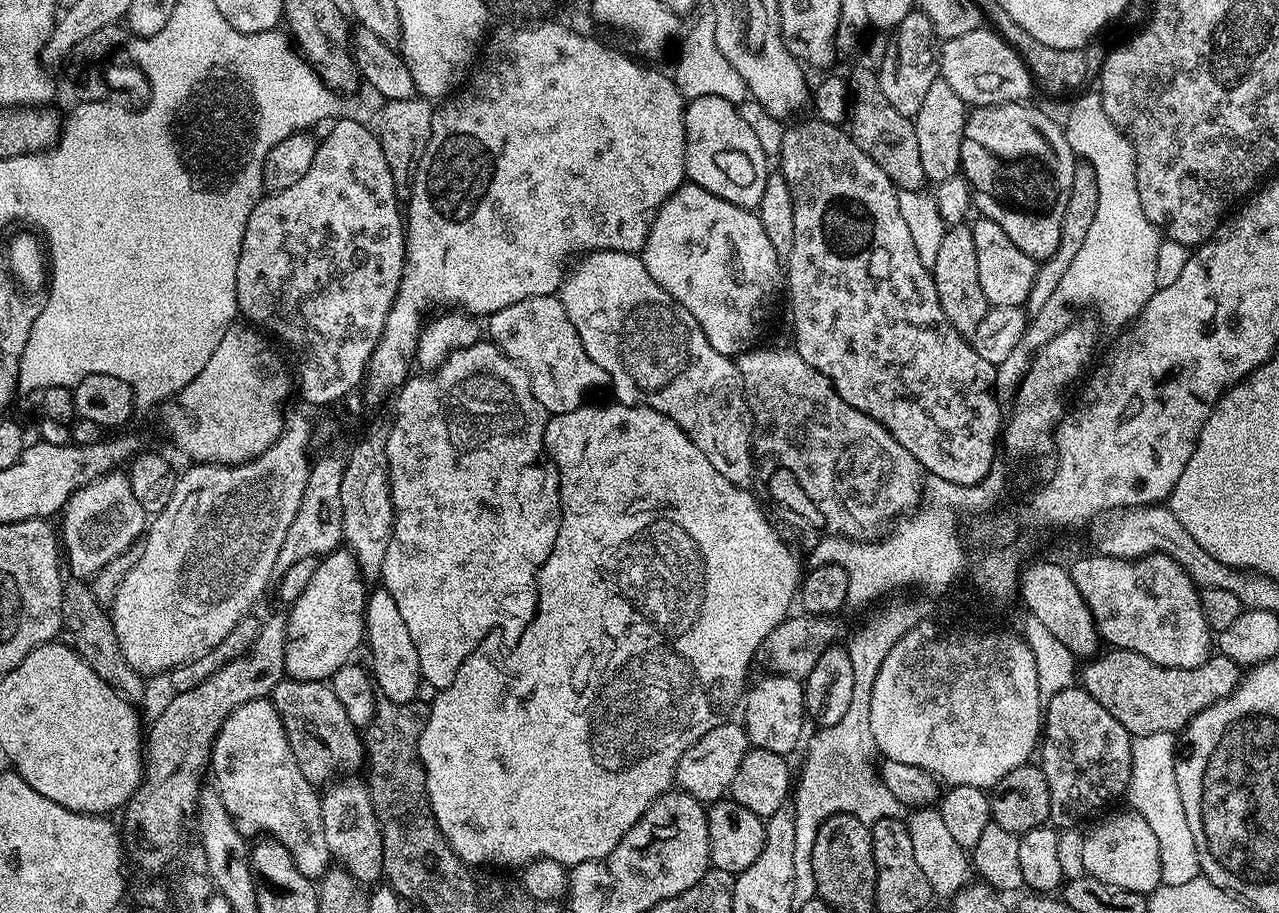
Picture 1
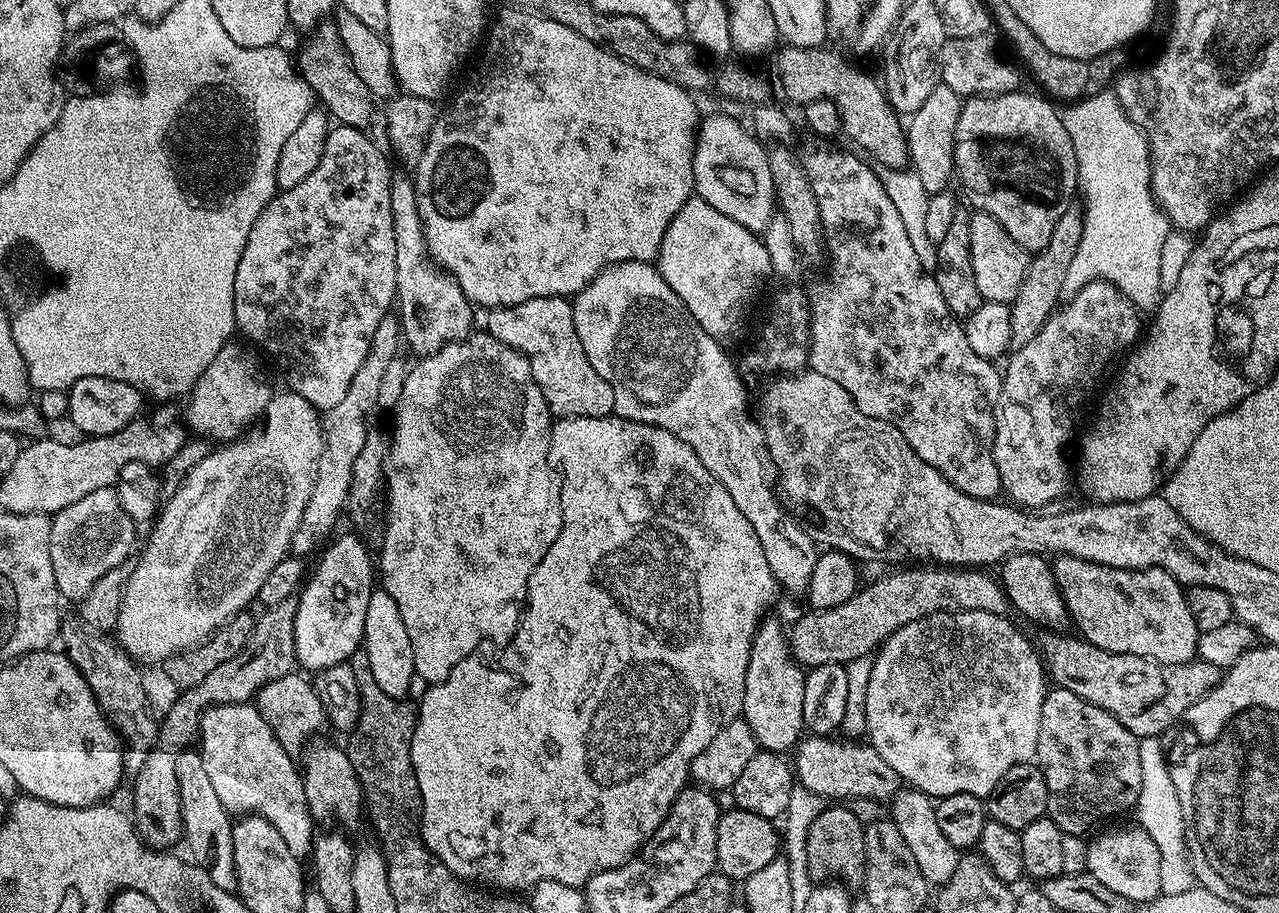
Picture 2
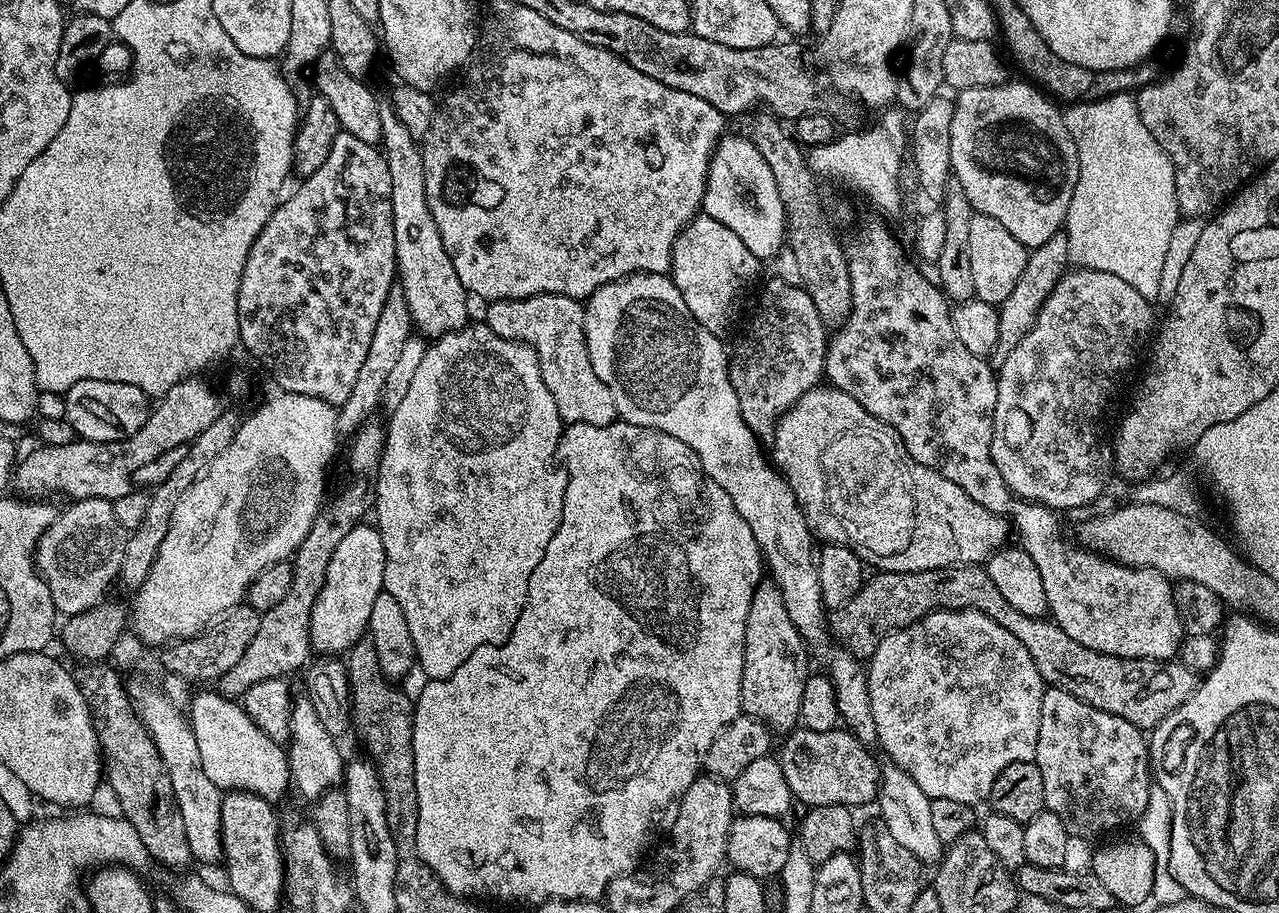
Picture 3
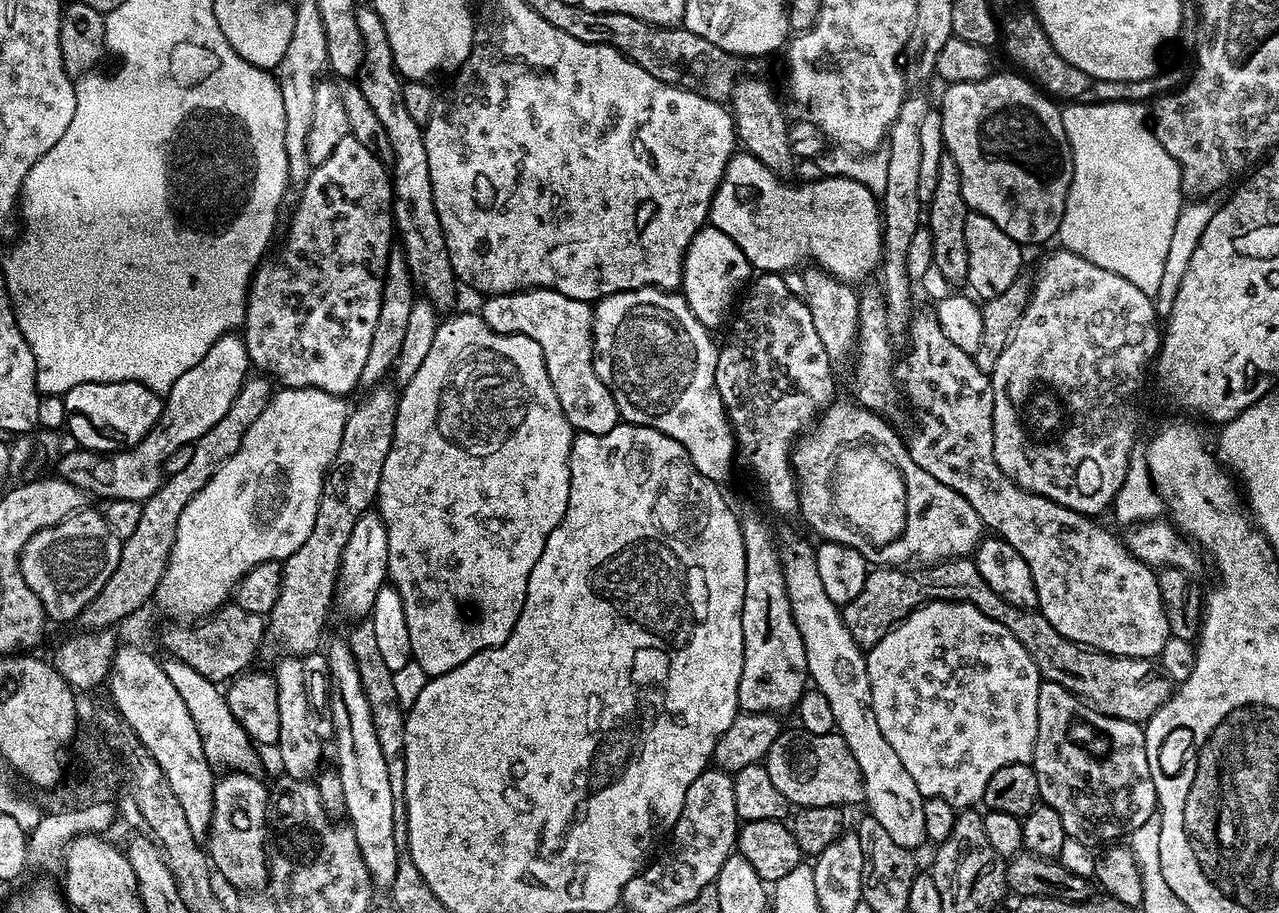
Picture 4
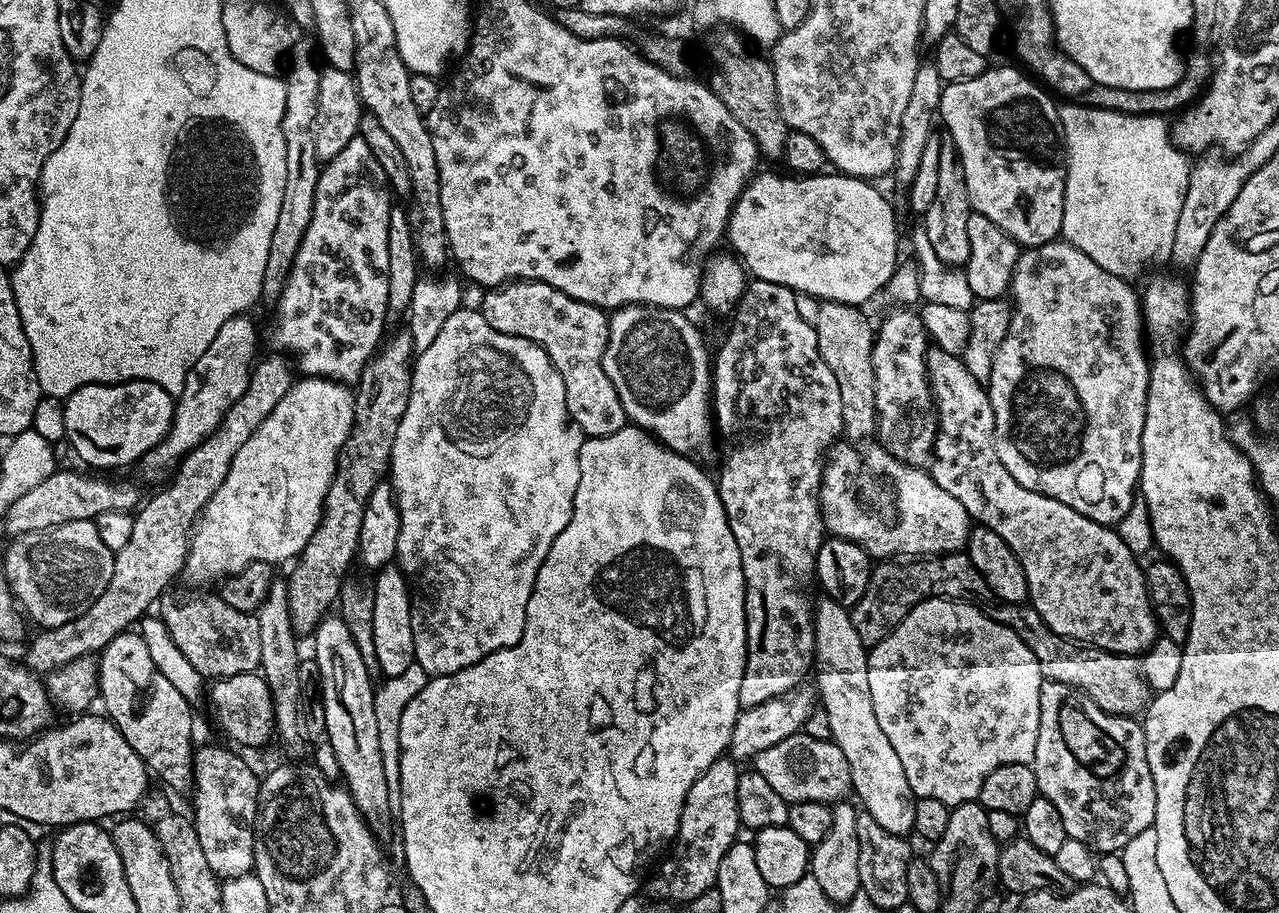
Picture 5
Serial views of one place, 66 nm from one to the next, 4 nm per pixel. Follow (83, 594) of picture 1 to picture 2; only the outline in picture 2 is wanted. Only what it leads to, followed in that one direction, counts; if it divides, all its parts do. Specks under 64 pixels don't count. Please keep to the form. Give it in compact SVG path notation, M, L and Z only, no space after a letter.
M76 618L65 619L60 625L58 636L62 644L64 640L62 648L68 659L74 662L74 666L86 678L100 708L112 723L112 727L120 733L125 747L125 769L132 774L139 772L149 752L157 747L158 720L157 717L152 717L152 704L148 701L144 680L136 669L139 668L137 661L133 660L115 639L85 628Z

